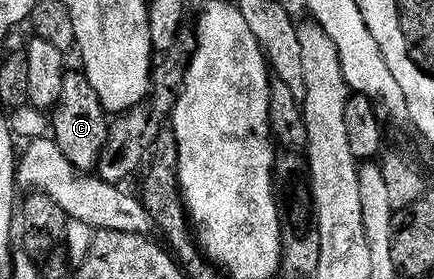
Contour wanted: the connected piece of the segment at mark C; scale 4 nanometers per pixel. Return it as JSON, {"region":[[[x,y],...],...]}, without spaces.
{"region":[[[67,72],[60,99],[52,110],[52,137],[69,163],[83,173],[93,172],[109,139],[110,121],[96,89],[85,72]]]}

